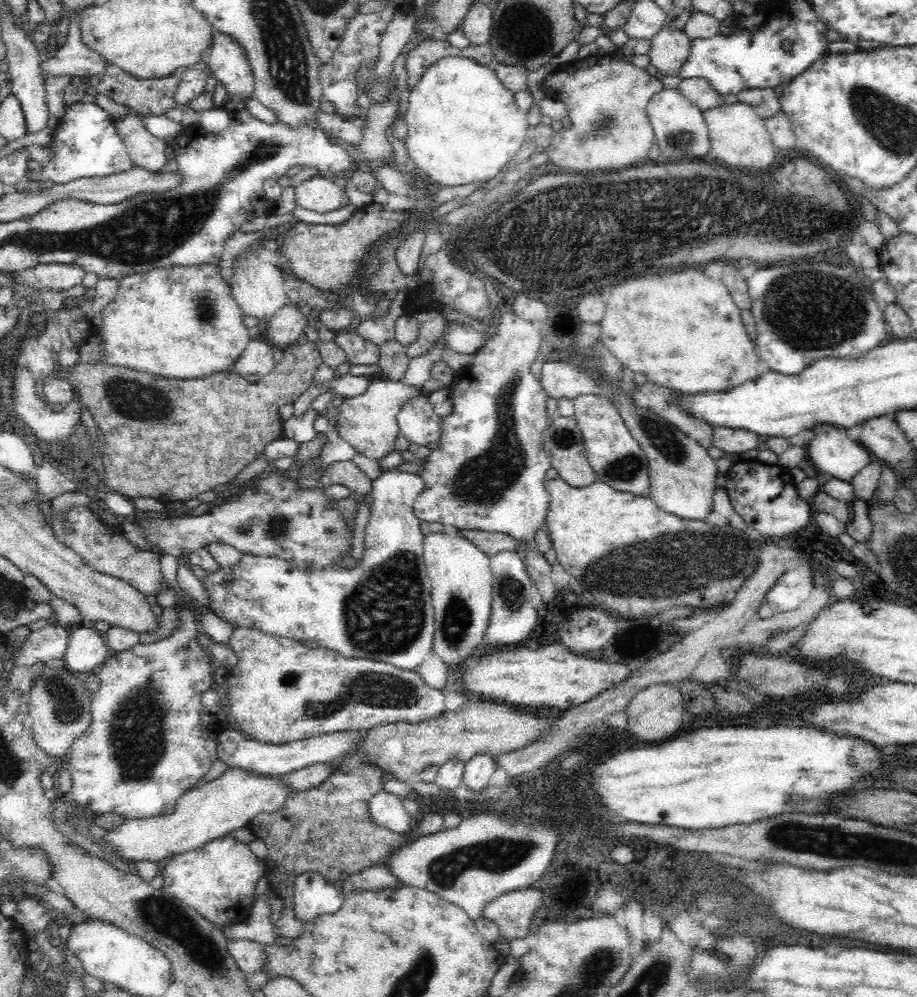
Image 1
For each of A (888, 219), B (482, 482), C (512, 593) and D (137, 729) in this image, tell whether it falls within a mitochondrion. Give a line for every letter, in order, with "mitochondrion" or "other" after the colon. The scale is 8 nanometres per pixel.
A: other
B: mitochondrion
C: mitochondrion
D: mitochondrion

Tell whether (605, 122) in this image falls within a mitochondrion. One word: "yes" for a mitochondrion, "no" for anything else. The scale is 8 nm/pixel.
yes

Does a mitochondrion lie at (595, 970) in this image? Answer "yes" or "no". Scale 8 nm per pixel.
yes

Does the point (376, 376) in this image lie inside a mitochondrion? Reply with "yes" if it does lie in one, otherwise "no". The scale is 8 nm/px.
no

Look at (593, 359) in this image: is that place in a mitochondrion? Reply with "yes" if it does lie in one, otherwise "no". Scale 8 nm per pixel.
yes

